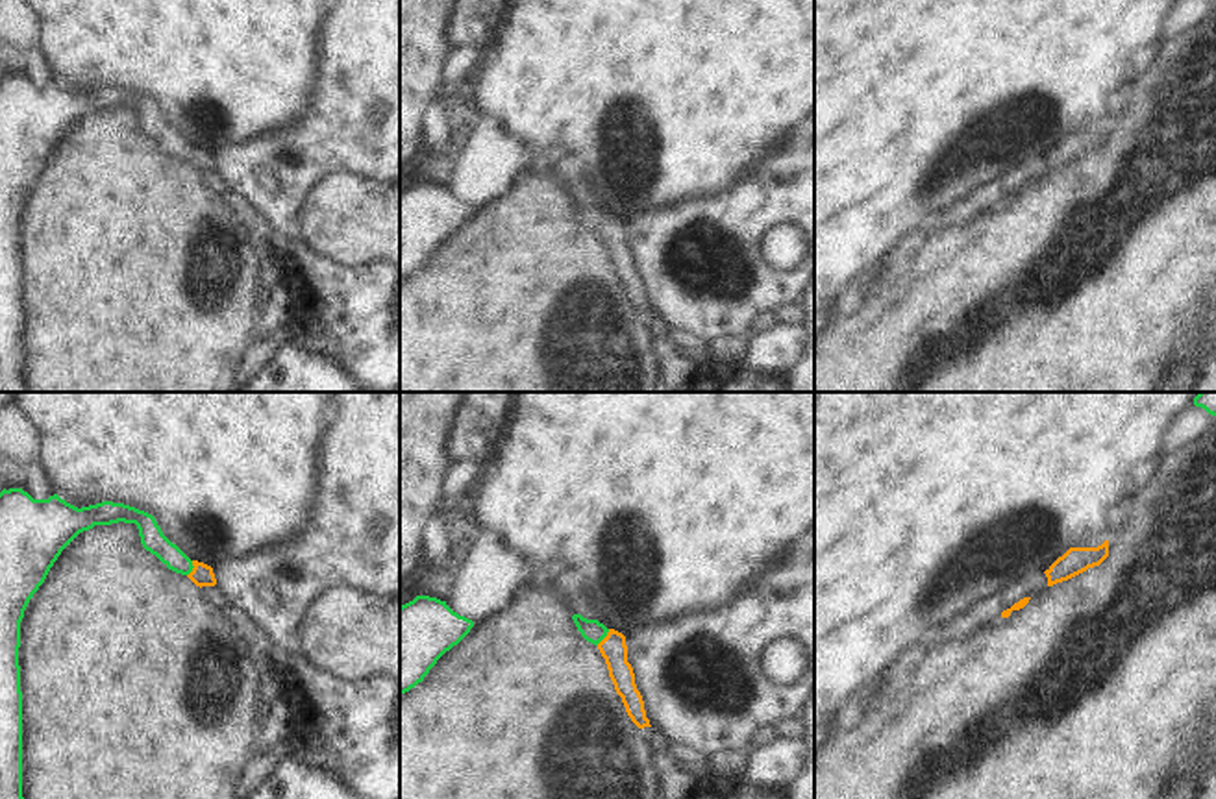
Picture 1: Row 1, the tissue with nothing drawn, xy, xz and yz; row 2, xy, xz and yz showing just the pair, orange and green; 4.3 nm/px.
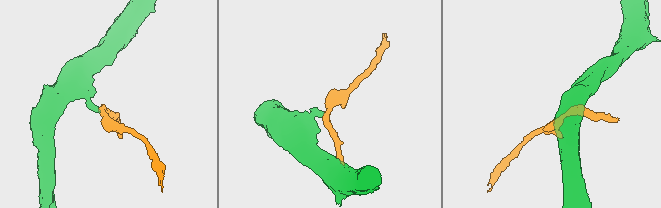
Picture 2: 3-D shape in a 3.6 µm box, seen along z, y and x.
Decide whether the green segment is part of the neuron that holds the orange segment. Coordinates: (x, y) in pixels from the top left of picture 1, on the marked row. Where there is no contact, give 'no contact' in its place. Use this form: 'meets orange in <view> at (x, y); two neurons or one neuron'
meets orange in xz at (606, 637); one neuron

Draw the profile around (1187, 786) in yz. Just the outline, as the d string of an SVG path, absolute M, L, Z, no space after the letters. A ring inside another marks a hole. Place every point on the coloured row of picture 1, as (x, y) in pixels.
M1203 745L1192 764L1192 771L1170 782L1160 799L1196 799L1199 795L1205 775L1214 764L1216 751L1210 751L1207 745Z

